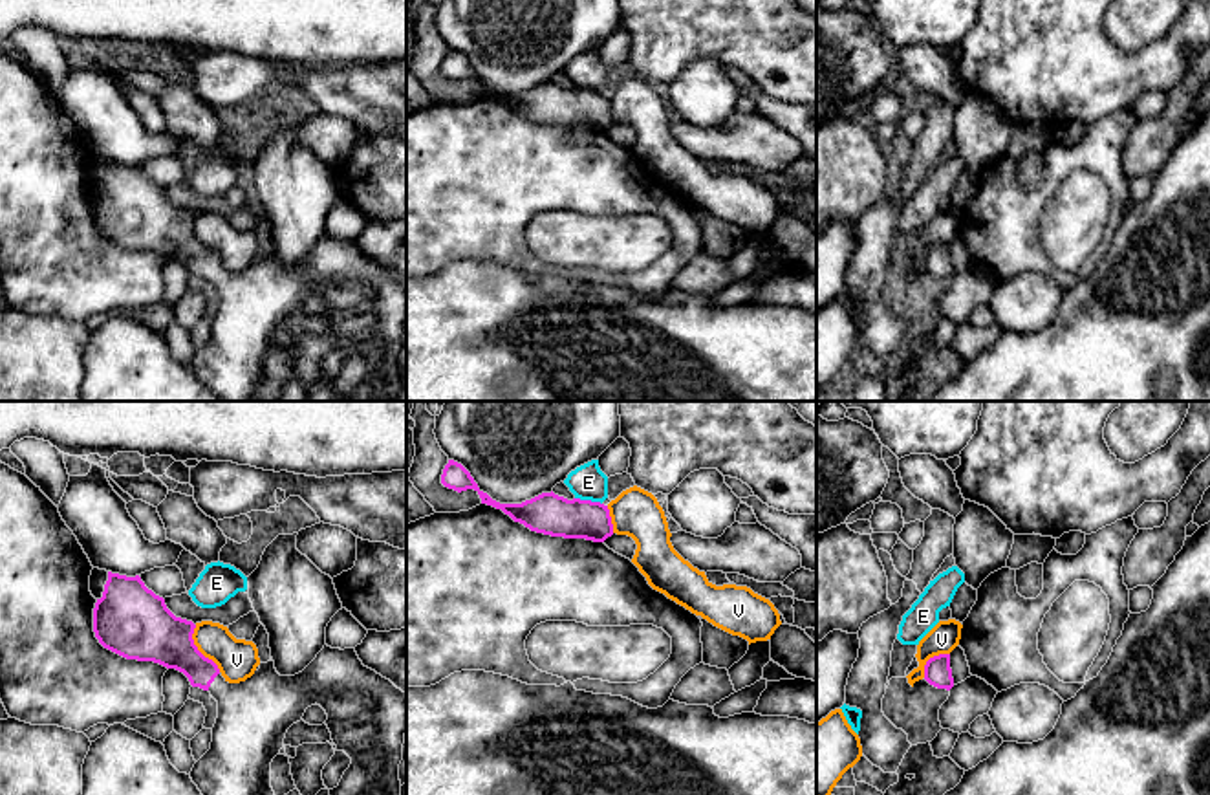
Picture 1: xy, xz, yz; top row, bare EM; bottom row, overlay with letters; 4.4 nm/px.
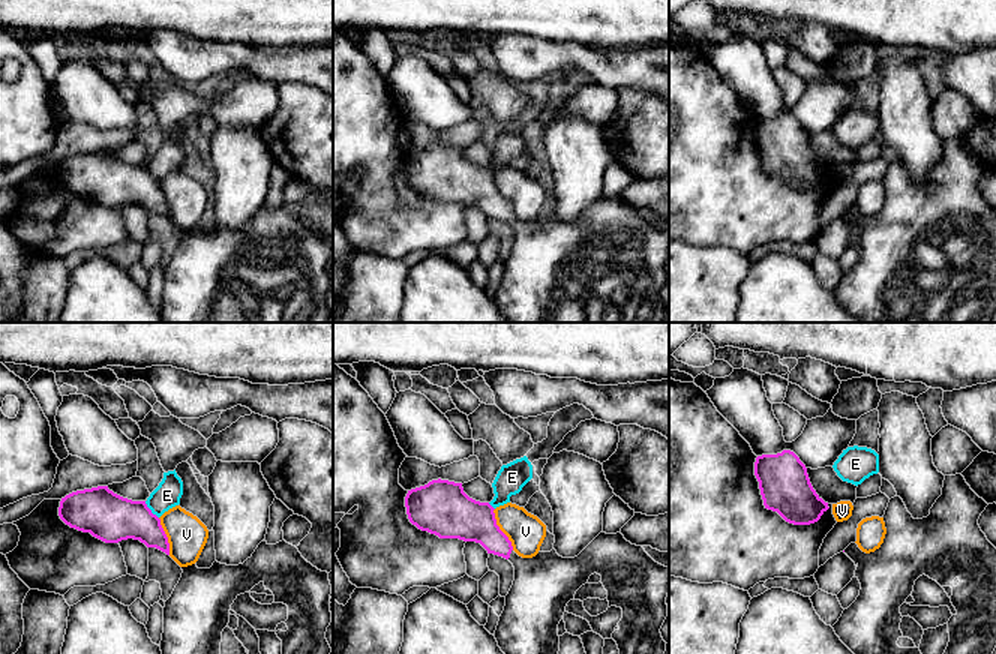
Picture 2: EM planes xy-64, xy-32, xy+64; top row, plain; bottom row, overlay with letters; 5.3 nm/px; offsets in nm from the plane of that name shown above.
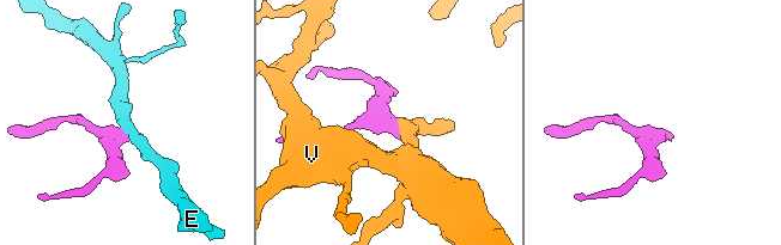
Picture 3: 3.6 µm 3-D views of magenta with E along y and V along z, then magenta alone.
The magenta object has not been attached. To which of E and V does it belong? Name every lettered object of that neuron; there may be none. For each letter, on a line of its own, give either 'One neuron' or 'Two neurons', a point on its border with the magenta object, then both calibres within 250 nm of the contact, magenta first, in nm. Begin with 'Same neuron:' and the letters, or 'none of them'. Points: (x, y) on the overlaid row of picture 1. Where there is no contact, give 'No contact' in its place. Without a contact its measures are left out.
Same neuron: none of them
E: Two neurons. Touches magenta at xz (588, 500). Thickness 180 nm (magenta) against 160 nm
V: Two neurons. Touches magenta at xy (196, 649). Thickness 280 nm (magenta) against 180 nm

